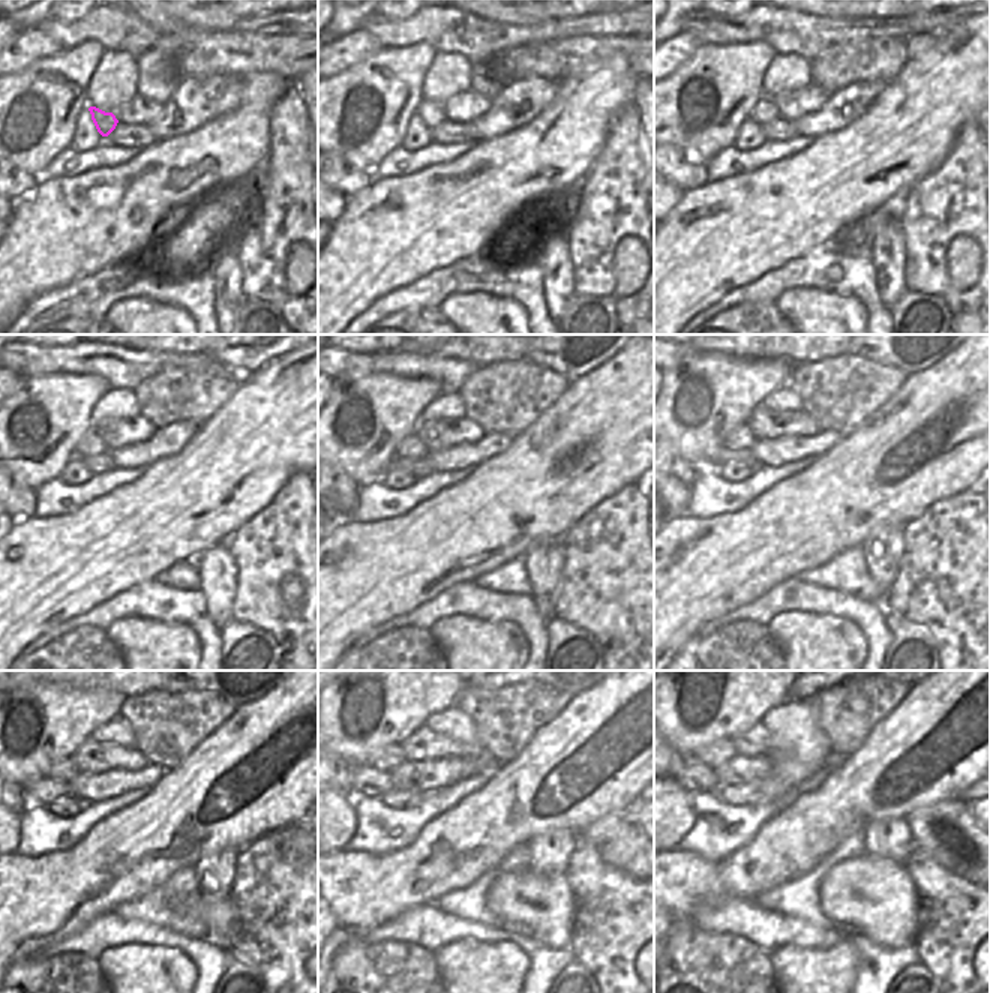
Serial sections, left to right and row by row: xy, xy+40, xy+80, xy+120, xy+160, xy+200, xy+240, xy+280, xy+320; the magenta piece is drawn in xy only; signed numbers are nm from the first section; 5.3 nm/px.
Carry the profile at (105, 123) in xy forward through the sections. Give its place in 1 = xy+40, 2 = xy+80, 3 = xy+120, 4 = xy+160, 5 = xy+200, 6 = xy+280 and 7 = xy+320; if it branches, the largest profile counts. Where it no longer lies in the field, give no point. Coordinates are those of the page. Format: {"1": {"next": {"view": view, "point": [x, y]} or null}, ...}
{"1": {"next": {"view": "xy+40", "point": [431, 113]}}, "2": {"next": {"view": "xy+80", "point": [764, 111]}}, "3": {"next": {"view": "xy+120", "point": [90, 446]}}, "4": {"next": {"view": "xy+160", "point": [413, 447]}}, "5": {"next": {"view": "xy+200", "point": [741, 438]}}, "6": {"next": {"view": "xy+280", "point": [389, 756]}}, "7": {"next": {"view": "xy+320", "point": [716, 753]}}}

